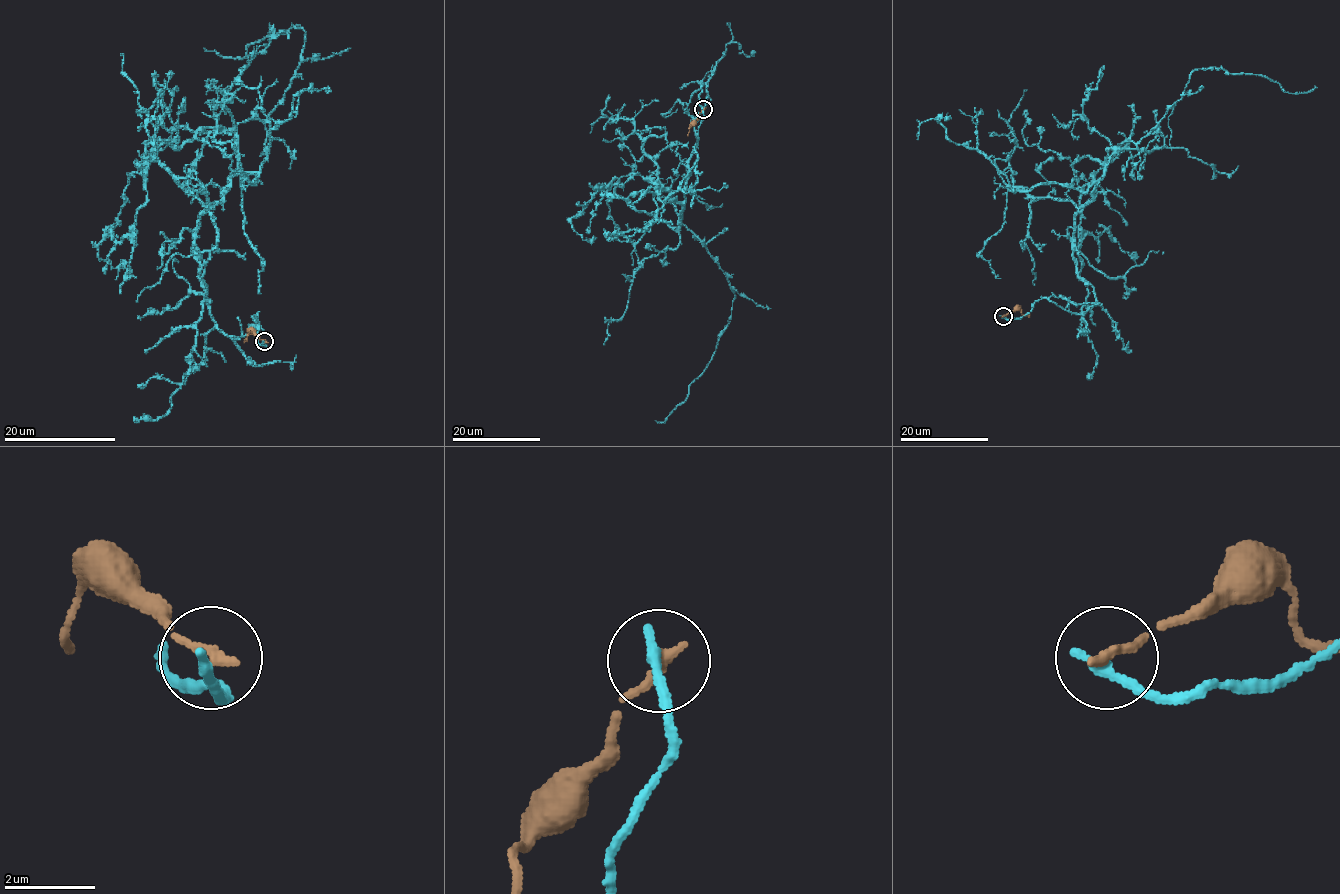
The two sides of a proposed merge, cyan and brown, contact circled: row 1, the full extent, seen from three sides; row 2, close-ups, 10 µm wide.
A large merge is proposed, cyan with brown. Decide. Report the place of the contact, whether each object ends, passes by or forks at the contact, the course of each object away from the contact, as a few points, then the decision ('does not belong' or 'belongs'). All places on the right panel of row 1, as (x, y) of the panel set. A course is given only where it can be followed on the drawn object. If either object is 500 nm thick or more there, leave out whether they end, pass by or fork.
(1003, 316) | cyan ends | brown ends | cyan via (1003, 316), (1095, 301), (1074, 221), (1116, 147), (1138, 143), (1194, 70), (1315, 85) | brown via (1003, 316), (1019, 309), (1029, 317) | does not belong

